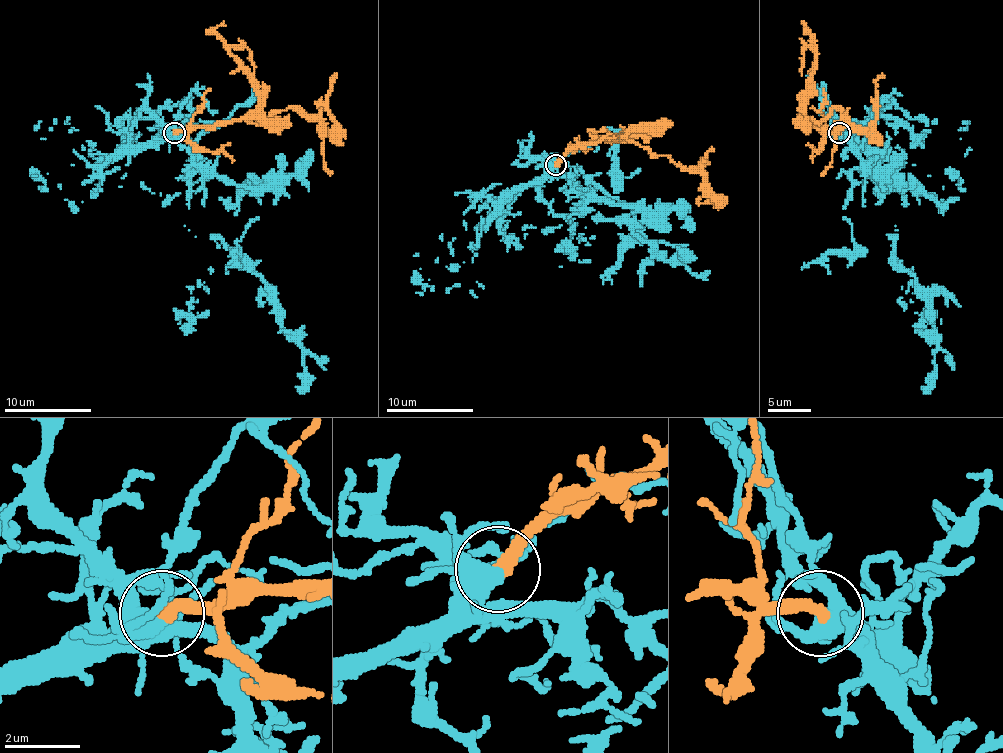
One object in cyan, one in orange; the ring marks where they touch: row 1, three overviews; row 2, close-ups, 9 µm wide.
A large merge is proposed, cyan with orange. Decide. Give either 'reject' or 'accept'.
accept

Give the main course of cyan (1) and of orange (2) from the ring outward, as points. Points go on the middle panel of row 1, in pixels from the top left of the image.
1: (555, 166), (520, 186), (494, 218), (542, 231), (570, 221), (622, 218), (666, 260), (685, 260), (677, 247)
2: (555, 164), (570, 151), (594, 140), (627, 138), (701, 173), (716, 199), (709, 201), (718, 208)

